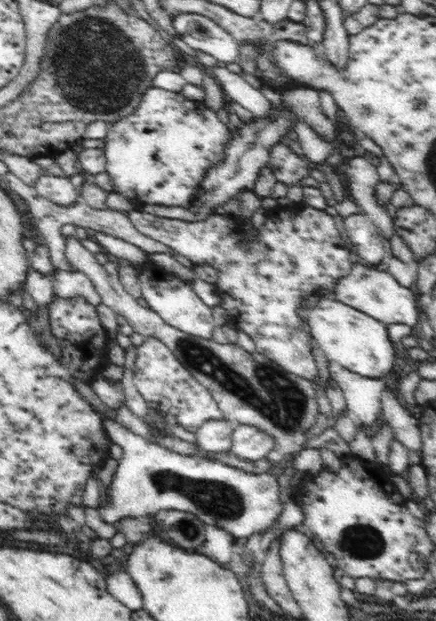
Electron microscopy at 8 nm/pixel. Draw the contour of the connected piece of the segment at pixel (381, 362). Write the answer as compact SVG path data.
M319 298L310 307L304 310L304 317L307 320L308 332L313 337L316 346L324 352L329 363L337 363L338 365L364 376L364 378L382 378L388 376L394 368L396 362L396 352L394 343L389 340L389 335L386 330L386 324L360 312L343 302L338 300L330 300L326 298Z

